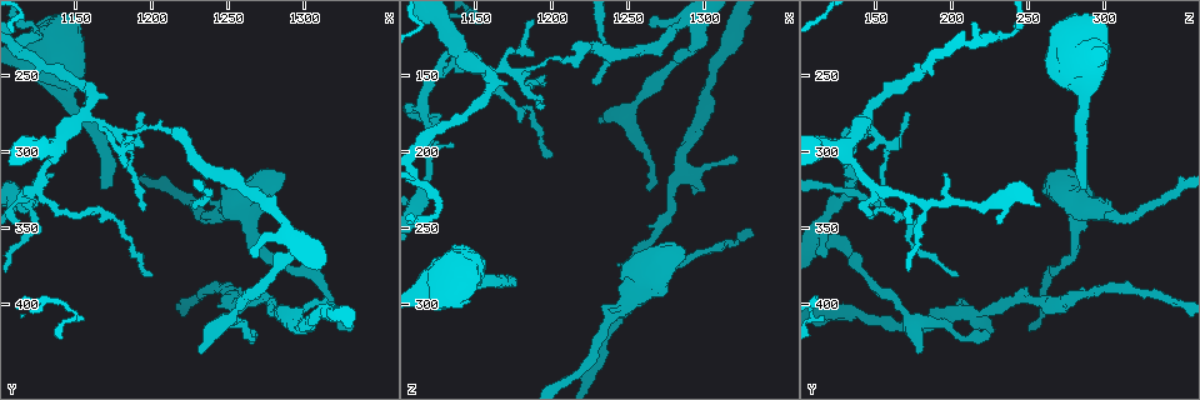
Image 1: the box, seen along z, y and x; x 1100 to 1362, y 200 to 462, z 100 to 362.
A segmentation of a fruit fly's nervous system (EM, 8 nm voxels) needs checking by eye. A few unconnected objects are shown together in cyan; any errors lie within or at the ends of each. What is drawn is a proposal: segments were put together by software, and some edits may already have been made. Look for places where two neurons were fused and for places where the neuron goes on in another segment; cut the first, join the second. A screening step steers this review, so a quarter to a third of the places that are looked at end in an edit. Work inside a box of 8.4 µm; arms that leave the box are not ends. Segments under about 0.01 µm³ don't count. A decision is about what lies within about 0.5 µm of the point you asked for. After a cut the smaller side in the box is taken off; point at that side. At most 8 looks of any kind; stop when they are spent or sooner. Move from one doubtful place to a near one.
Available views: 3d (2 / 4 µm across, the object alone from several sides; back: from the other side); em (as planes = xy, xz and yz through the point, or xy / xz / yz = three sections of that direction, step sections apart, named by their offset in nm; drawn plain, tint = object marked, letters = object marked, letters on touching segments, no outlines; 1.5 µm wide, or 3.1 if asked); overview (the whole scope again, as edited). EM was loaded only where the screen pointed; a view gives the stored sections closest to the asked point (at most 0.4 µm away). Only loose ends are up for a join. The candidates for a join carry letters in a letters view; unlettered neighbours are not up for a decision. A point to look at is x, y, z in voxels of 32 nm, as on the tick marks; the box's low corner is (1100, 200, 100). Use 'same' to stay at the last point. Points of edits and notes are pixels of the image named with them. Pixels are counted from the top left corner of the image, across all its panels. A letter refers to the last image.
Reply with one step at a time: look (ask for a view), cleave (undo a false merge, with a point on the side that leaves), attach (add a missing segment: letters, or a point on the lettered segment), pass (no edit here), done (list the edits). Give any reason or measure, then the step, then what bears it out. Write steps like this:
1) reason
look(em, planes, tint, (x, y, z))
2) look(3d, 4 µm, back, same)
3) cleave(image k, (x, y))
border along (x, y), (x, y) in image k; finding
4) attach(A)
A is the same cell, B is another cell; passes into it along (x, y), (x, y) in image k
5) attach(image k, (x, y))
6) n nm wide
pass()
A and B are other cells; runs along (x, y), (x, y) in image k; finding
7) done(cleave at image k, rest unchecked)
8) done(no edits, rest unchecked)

look(3d, 4 µm, (1154, 276, 146))

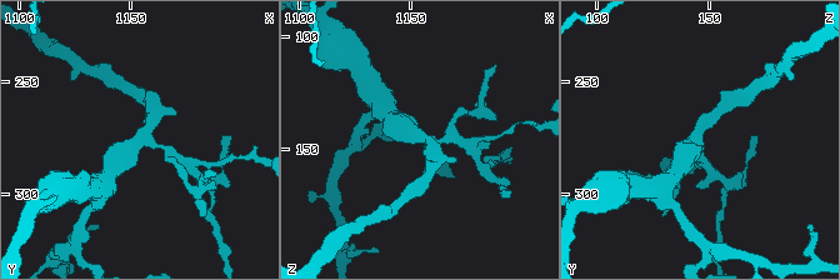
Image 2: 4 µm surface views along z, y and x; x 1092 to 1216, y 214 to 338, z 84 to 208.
4 arms
look(em, xz, step 8, tint, (1156, 274, 147))

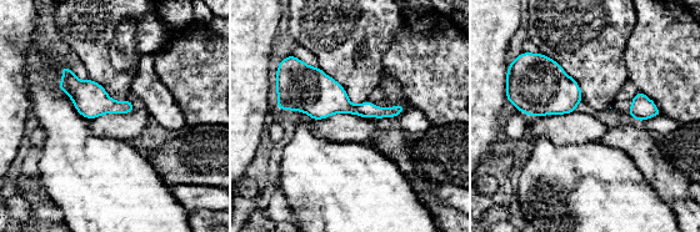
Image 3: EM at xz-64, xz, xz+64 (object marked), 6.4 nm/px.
cut it another way
look(em, planes, letters, same)

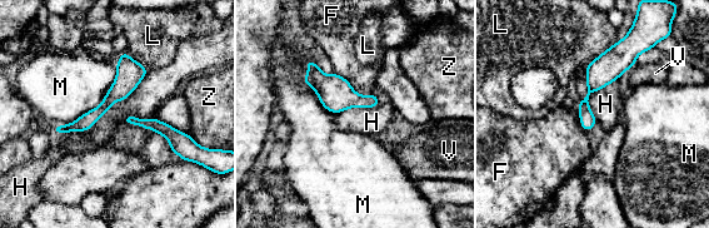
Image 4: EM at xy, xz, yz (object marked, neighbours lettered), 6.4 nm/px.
pass()
F, H, L, M, V and Z are other cells; runs along (143, 70), (84, 123), (56, 129) in image 4; one neuron here

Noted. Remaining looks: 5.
free end
look(em, xz, step 8, tint, (1166, 324, 288))

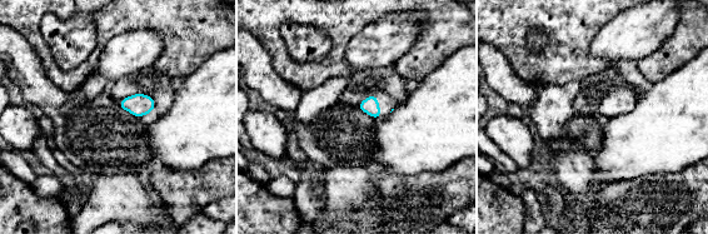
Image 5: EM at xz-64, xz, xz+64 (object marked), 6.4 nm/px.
look(em, xy, step 8, letters, same)

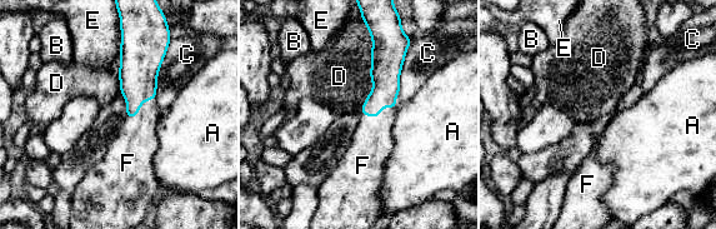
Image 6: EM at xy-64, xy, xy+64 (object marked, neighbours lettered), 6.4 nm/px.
D touches over 550 nm
attach(F)
F is the same cell, A, B, C, D and E are other cells; passes into it along (385, 76), (379, 114), (371, 144) in image 6; it goes on there

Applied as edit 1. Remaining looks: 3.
see it whole again
look(overview)

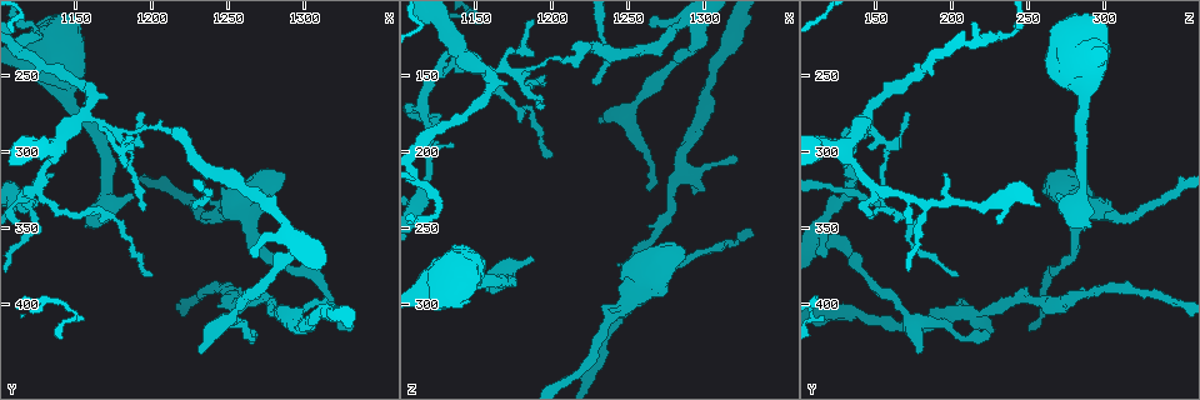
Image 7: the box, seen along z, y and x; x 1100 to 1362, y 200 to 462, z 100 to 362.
calibre changes
look(em, planes, tint, (1238, 344, 312))

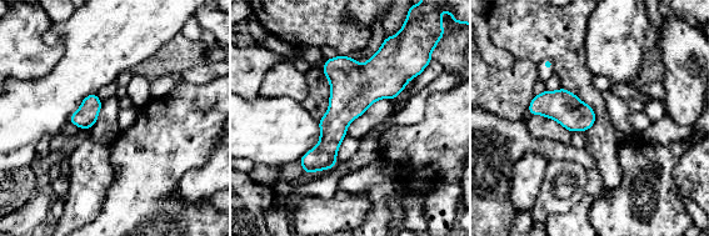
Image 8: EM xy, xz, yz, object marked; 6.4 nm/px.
see the neighbours
look(em, planes, letters, same)

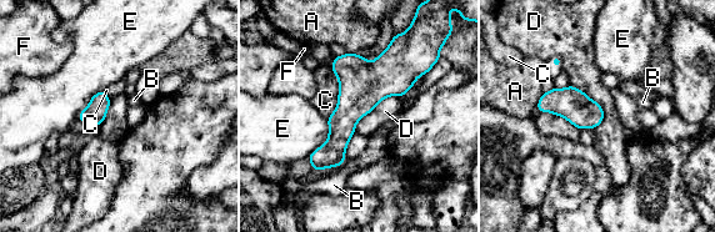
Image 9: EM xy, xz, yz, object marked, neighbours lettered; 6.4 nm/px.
D touches over 340 nm
pass()
A, B, C, D, E and F are other cells; border along (569, 85), (600, 105), (600, 125) in image 9; all the same neuron

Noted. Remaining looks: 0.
done(attach at image 6, rest unchecked)

